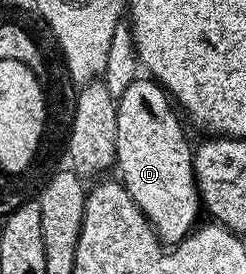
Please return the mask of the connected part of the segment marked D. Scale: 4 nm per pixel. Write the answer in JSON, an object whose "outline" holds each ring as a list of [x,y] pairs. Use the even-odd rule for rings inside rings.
{"outline":[[[149,77],[136,78],[124,89],[116,104],[115,167],[121,170],[120,182],[124,183],[135,205],[139,205],[162,244],[181,243],[198,226],[197,214],[202,214],[203,204],[193,172],[193,147],[177,120],[178,112],[171,106],[165,88]]]}

